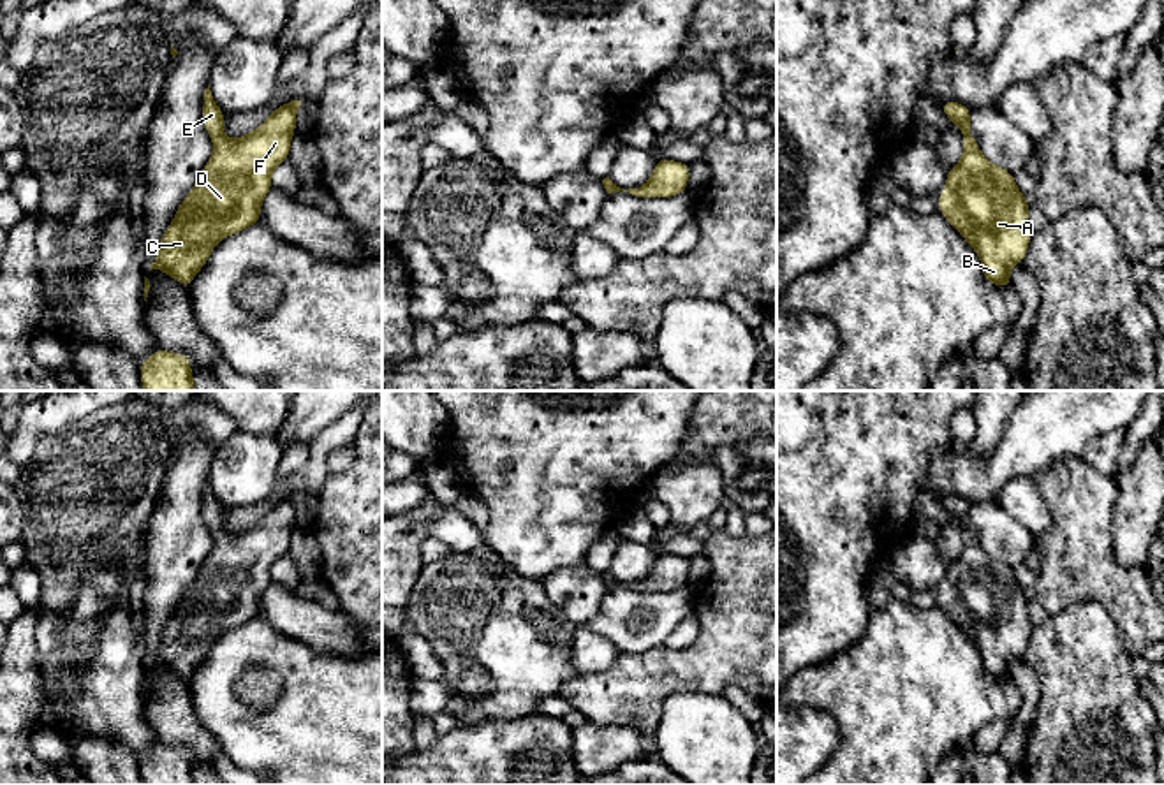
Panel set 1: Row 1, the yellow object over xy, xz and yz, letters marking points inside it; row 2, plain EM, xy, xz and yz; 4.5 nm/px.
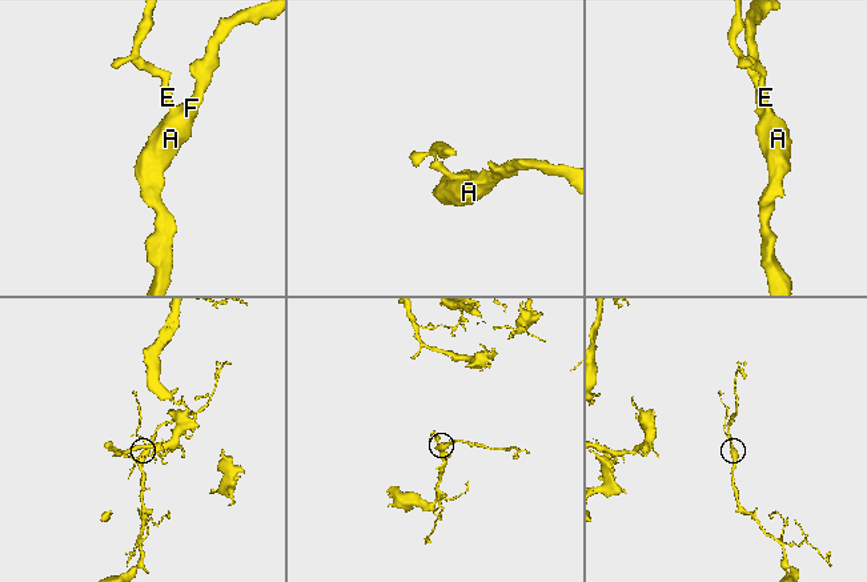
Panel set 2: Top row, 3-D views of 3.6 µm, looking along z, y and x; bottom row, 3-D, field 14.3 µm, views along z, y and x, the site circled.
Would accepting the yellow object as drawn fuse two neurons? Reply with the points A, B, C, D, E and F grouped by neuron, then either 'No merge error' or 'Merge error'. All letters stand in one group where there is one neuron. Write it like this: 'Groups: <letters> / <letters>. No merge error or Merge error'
Groups: A B C D E F. No merge error

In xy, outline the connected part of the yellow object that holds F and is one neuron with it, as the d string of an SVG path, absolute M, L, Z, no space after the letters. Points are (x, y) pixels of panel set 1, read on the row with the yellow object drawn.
M210 86L204 90L203 118L215 151L166 229L150 269L162 269L188 290L220 239L261 222L271 174L289 158L299 106L301 100L285 102L259 128L229 139L222 128L225 113Z

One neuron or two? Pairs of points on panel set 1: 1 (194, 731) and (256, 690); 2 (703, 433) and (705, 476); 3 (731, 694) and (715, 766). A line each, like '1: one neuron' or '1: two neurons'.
1: two neurons
2: two neurons
3: two neurons

